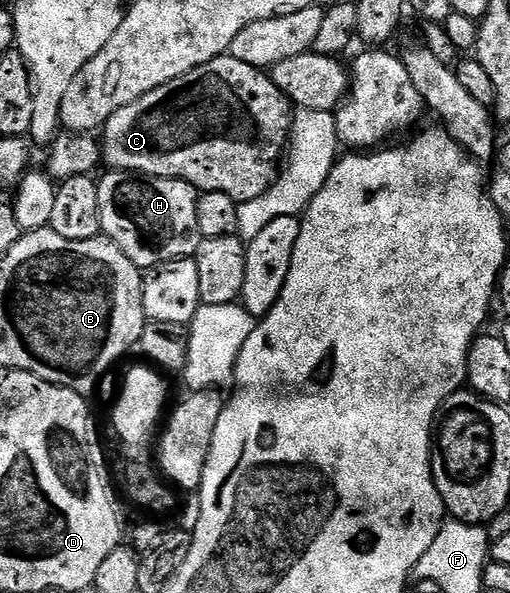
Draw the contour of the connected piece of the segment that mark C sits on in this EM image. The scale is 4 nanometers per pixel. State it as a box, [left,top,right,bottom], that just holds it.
[99,55,290,203]

